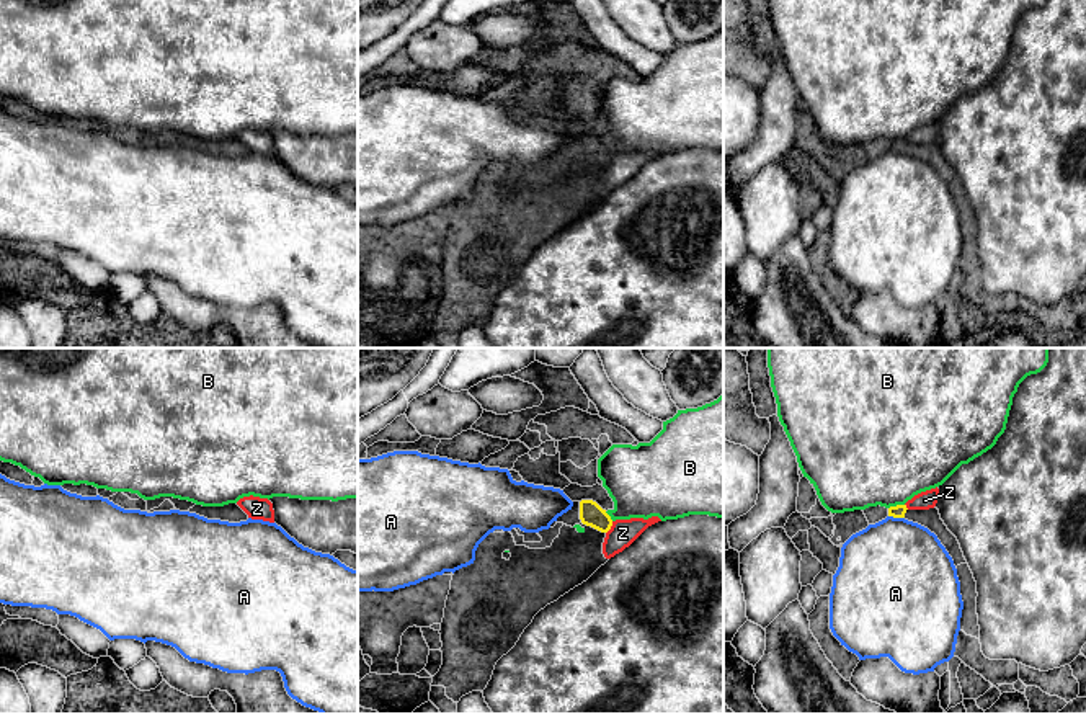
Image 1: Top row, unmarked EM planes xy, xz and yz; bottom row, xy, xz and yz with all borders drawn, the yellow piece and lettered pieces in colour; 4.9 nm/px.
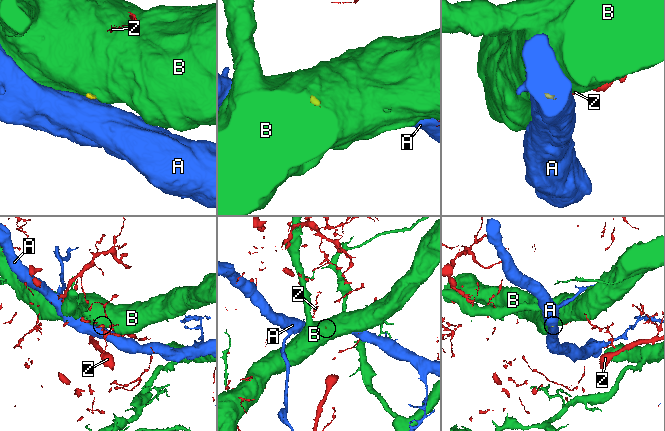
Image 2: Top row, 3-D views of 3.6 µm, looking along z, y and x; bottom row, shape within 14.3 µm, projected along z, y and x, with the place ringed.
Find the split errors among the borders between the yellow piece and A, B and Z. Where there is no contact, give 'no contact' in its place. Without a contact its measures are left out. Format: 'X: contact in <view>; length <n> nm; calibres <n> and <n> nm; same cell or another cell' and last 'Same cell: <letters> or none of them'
A: contact in yz; length 80 nm; calibres 60 and 480 nm; another cell
B: contact in yz; length 80 nm; calibres 60 and 480 nm; another cell
Z: contact in xz; length 70 nm; calibres 110 and 140 nm; another cell
Same cell: none of them

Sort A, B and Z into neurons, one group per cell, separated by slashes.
A / B / Z

